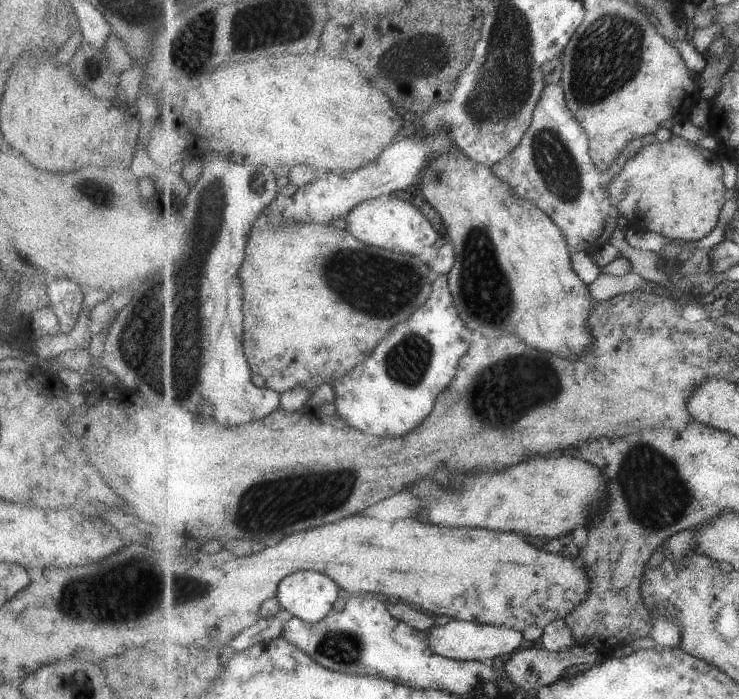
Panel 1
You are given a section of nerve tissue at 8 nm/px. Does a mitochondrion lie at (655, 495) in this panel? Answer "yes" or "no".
yes

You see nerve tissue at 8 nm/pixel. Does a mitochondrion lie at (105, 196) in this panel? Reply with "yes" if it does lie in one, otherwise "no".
yes

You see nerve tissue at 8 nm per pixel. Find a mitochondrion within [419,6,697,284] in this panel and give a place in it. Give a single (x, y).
(603, 60)

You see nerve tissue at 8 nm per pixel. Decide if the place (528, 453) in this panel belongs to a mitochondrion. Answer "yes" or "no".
no

